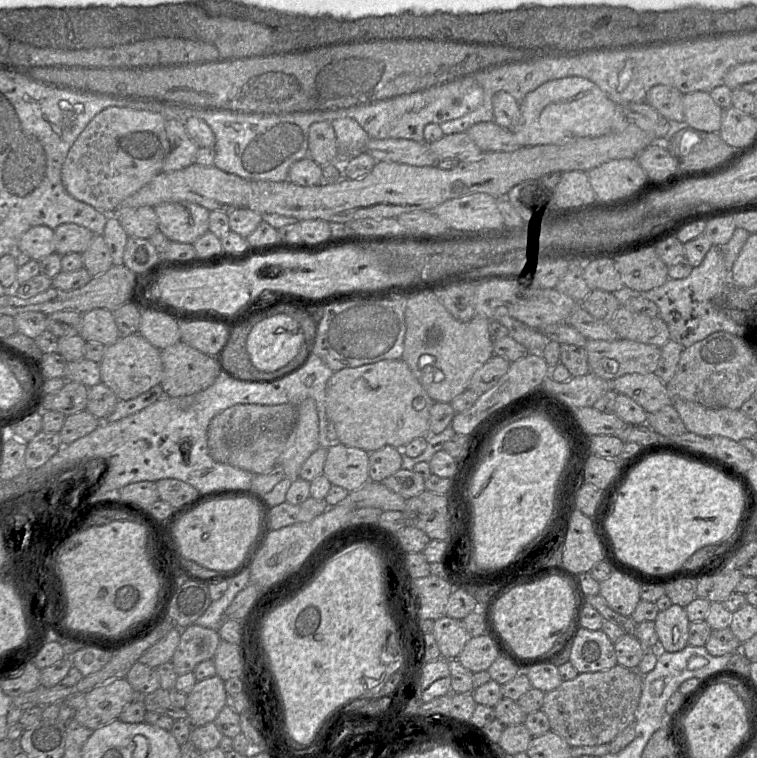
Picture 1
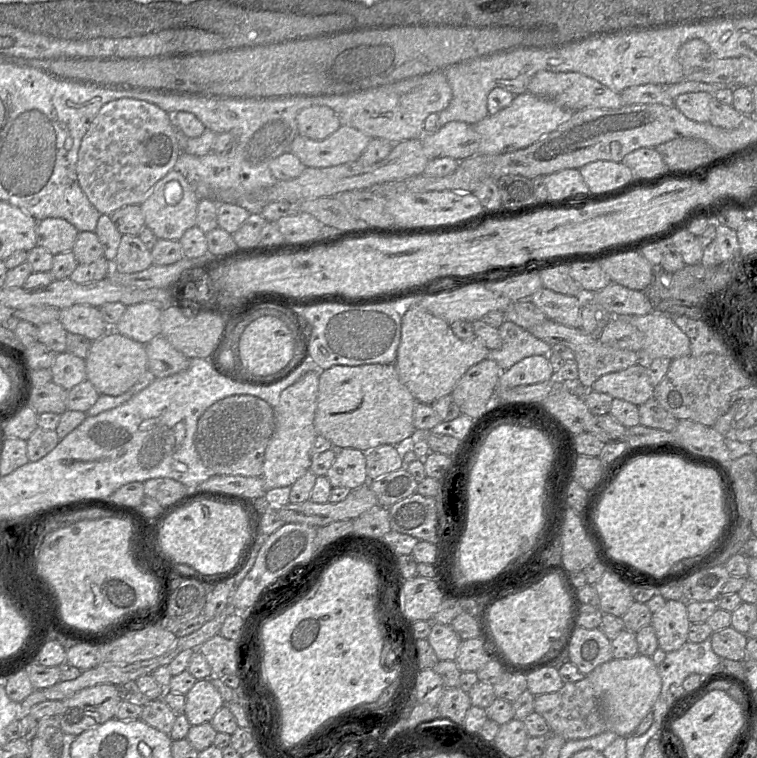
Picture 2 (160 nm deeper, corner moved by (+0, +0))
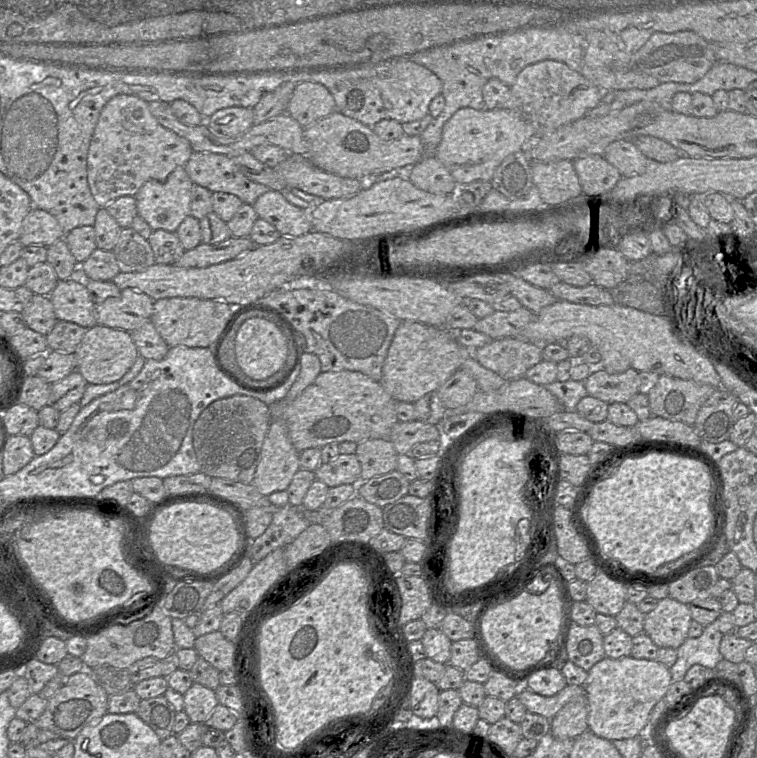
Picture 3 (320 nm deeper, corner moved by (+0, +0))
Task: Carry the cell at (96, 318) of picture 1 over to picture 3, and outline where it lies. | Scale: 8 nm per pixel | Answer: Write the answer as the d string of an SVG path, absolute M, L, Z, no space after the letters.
M82 277L58 281L48 297L53 305L57 321L75 323L84 328L97 325L96 305Z

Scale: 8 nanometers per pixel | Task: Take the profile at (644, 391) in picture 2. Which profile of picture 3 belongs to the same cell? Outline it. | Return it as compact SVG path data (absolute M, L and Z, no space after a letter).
M593 367L584 385L589 396L607 404L627 403L639 392L639 372L628 369L622 373L610 374L601 367Z

